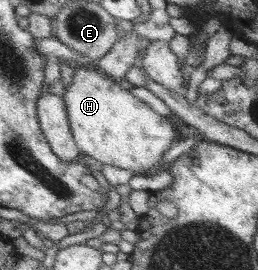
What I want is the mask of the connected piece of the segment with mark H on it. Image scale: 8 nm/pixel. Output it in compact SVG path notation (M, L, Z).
M73 66L72 83L66 87L63 98L65 101L69 130L77 148L87 156L99 160L121 170L129 170L134 175L149 176L155 174L157 168L164 164L164 154L172 148L171 143L178 137L178 130L173 119L166 118L155 112L149 105L131 95L128 89L119 86L119 81L109 79L95 67L83 68Z

